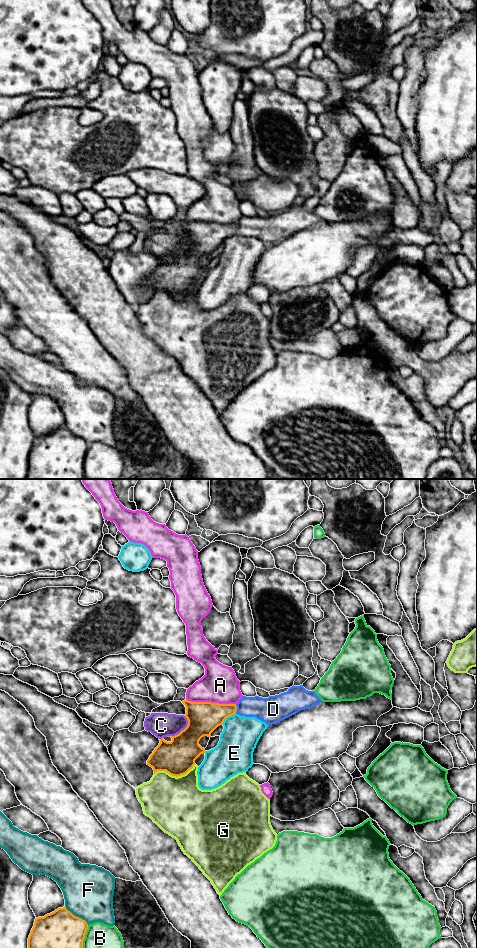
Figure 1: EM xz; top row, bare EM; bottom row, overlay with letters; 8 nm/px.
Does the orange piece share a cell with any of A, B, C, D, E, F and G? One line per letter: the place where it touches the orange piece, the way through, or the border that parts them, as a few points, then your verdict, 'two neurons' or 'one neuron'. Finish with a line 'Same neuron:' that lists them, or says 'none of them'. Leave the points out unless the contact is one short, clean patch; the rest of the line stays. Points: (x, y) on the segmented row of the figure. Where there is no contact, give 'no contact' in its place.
A: meets orange in xz at (210, 702); two neurons
B: meets orange in xz at (84, 936); two neurons
C: meets orange in xz at (182, 730); two neurons
D: meets orange in xz at (236, 709); runs through xz (206, 716), (224, 710), (236, 709), (267, 710); one neuron
E: meets orange in xz at (228, 716); two neurons
F: meets orange in xz at (75, 916); two neurons
G: meets orange in xz at (174, 775); two neurons
Same neuron: D

